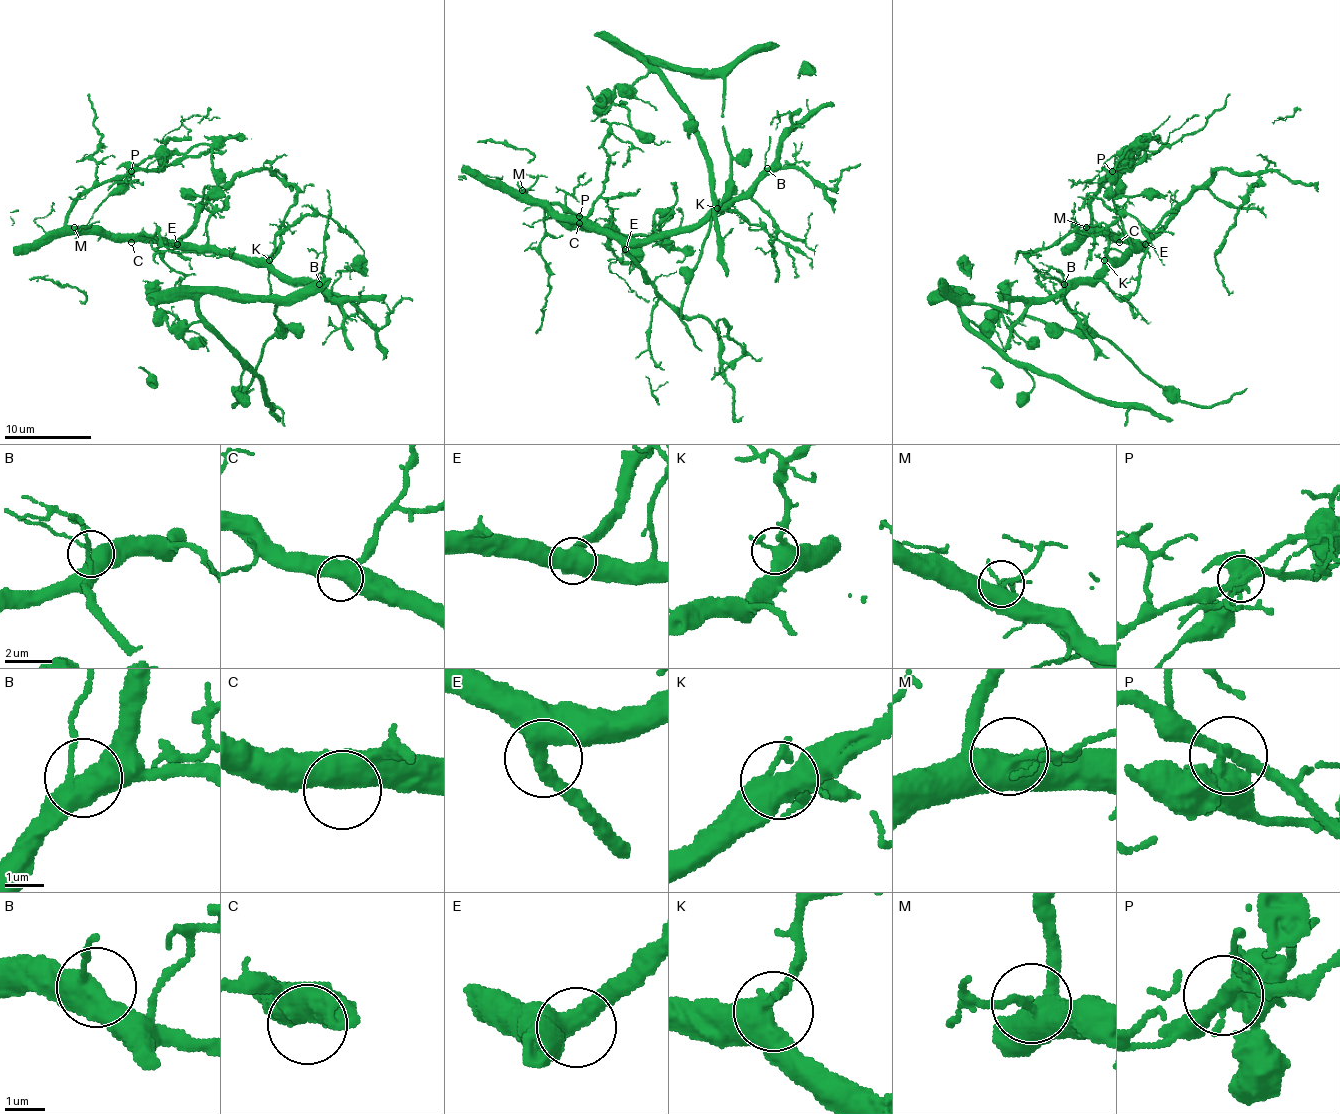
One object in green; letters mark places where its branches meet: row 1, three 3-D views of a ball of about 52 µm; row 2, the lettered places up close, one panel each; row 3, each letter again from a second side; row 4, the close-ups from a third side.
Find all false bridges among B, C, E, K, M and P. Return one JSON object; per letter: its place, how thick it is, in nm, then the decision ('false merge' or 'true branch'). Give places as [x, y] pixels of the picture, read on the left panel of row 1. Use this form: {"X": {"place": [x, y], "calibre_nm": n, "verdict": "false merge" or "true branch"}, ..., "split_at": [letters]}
{"B": {"place": [319, 284], "calibre_nm": 440, "verdict": "true branch"}, "C": {"place": [131, 242], "calibre_nm": 500, "verdict": "true branch"}, "E": {"place": [177, 244], "calibre_nm": 500, "verdict": "true branch"}, "K": {"place": [269, 260], "calibre_nm": 420, "verdict": "true branch"}, "M": {"place": [74, 227], "calibre_nm": 440, "verdict": "true branch"}, "P": {"place": [131, 171], "calibre_nm": 420, "verdict": "false merge"}, "split_at": ["P"]}

